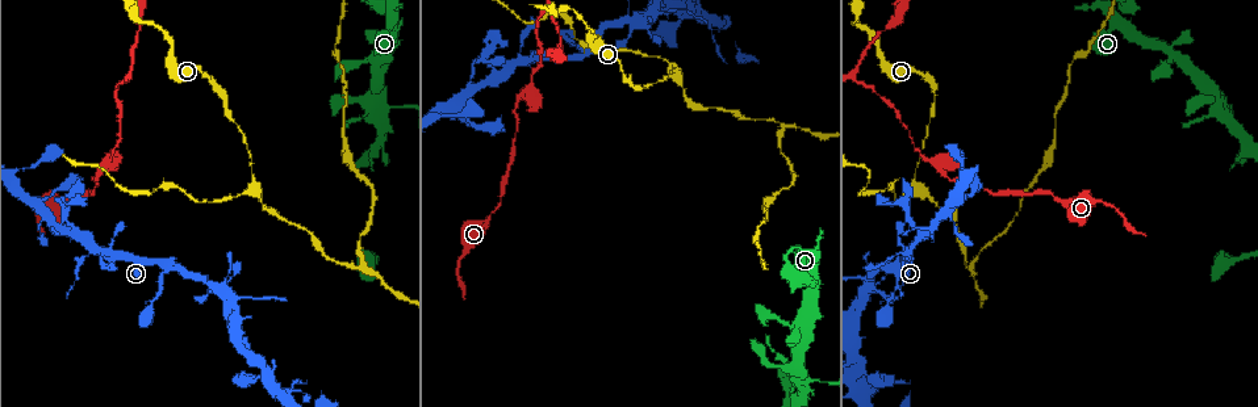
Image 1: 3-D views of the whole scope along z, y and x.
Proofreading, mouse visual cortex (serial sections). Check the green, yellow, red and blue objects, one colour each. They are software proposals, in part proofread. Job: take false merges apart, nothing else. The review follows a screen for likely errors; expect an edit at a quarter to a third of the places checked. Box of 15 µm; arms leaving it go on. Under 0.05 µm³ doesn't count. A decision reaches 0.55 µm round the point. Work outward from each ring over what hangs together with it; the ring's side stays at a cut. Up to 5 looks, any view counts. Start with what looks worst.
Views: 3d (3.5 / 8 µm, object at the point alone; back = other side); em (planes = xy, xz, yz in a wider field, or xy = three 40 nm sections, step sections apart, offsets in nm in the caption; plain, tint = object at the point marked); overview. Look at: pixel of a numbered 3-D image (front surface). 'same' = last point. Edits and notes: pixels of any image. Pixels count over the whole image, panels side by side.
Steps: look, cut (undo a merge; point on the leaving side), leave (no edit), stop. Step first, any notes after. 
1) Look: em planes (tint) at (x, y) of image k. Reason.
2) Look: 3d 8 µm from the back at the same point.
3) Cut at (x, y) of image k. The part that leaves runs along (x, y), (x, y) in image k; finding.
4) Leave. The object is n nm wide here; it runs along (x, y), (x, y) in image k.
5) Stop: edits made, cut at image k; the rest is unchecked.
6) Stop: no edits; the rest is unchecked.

Look: 3d 8 µm at (676, 70) of image 1.

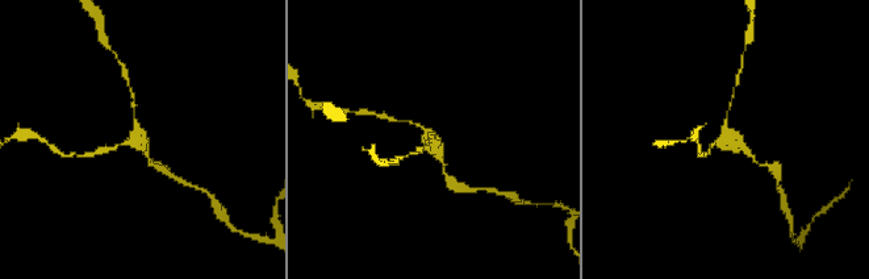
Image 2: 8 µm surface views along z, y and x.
Look: 3d 3.5 µm at (432, 139) of image 2.

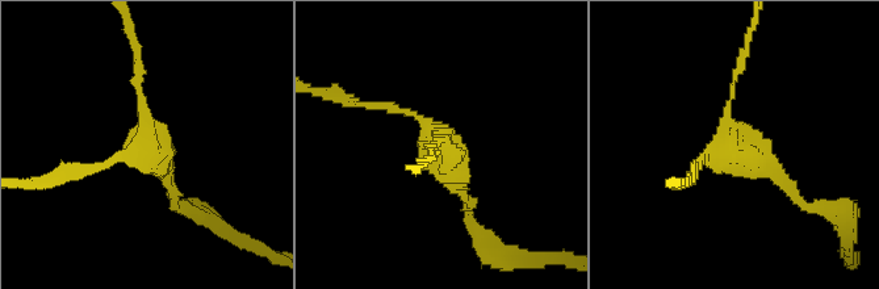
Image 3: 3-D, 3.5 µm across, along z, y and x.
Leave. It runs along (137, 57), (146, 145), (174, 193) in image 3; one cell here.

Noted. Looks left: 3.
Look: 3d 3.5 µm at (355, 267) of image 1. Two arms in line, one across.

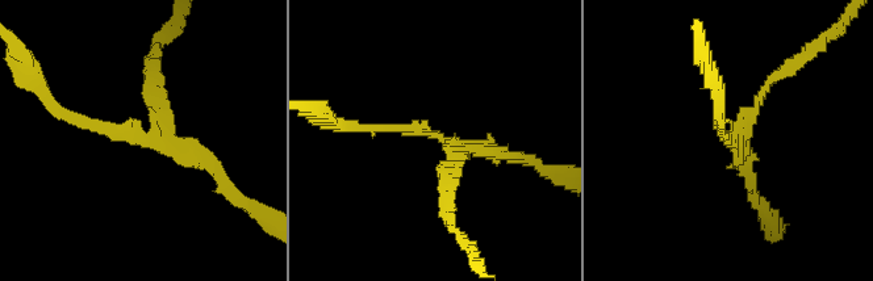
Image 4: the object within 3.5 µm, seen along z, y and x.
Look: em xy step 2 (tint) at (447, 140) of image 4. 3 arms meet here; the arms are 150, 150, 200 nm wide; now the EM.

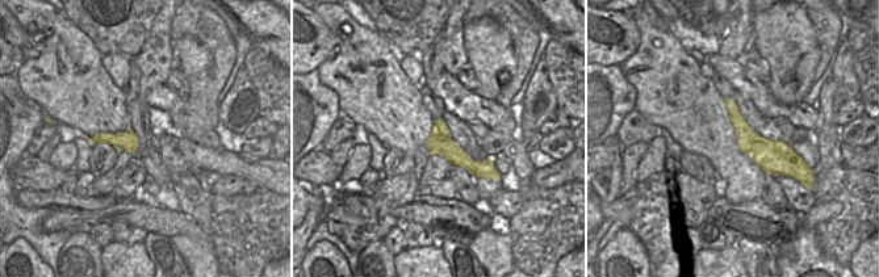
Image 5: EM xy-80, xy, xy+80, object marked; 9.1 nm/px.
Look: em xy step 5 (tint) at the same point.

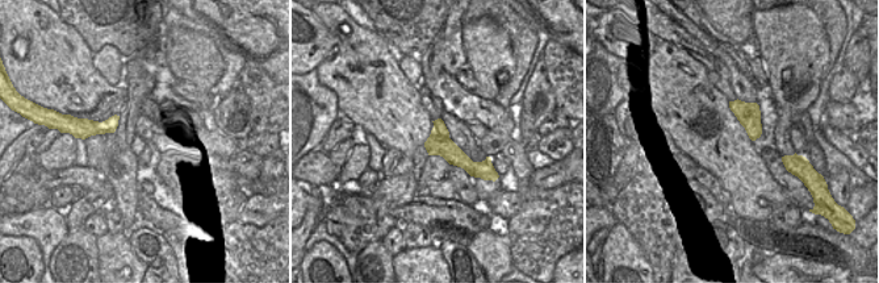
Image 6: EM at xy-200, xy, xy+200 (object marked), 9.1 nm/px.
Leave. It runs along (436, 124), (460, 159), (486, 166) in image 6; all the same cell.

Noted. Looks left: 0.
Stop: no edits; the rest is unchecked.

